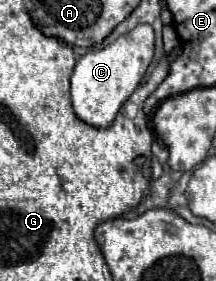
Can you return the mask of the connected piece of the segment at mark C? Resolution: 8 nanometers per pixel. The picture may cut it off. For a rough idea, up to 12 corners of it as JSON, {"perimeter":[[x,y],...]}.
{"perimeter":[[148,24],[86,52],[70,78],[76,116],[108,128],[154,56]]}

